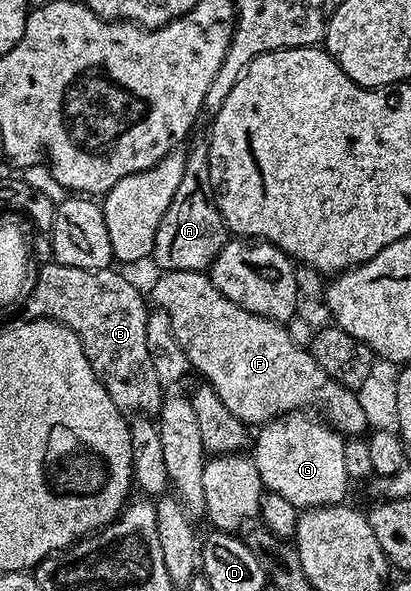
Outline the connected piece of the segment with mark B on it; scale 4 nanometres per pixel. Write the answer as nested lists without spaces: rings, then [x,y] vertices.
[[[44,263],[25,303],[25,316],[69,327],[79,336],[84,355],[117,407],[127,414],[155,416],[165,399],[165,388],[155,373],[147,347],[149,304],[138,288],[116,269],[71,268]]]

